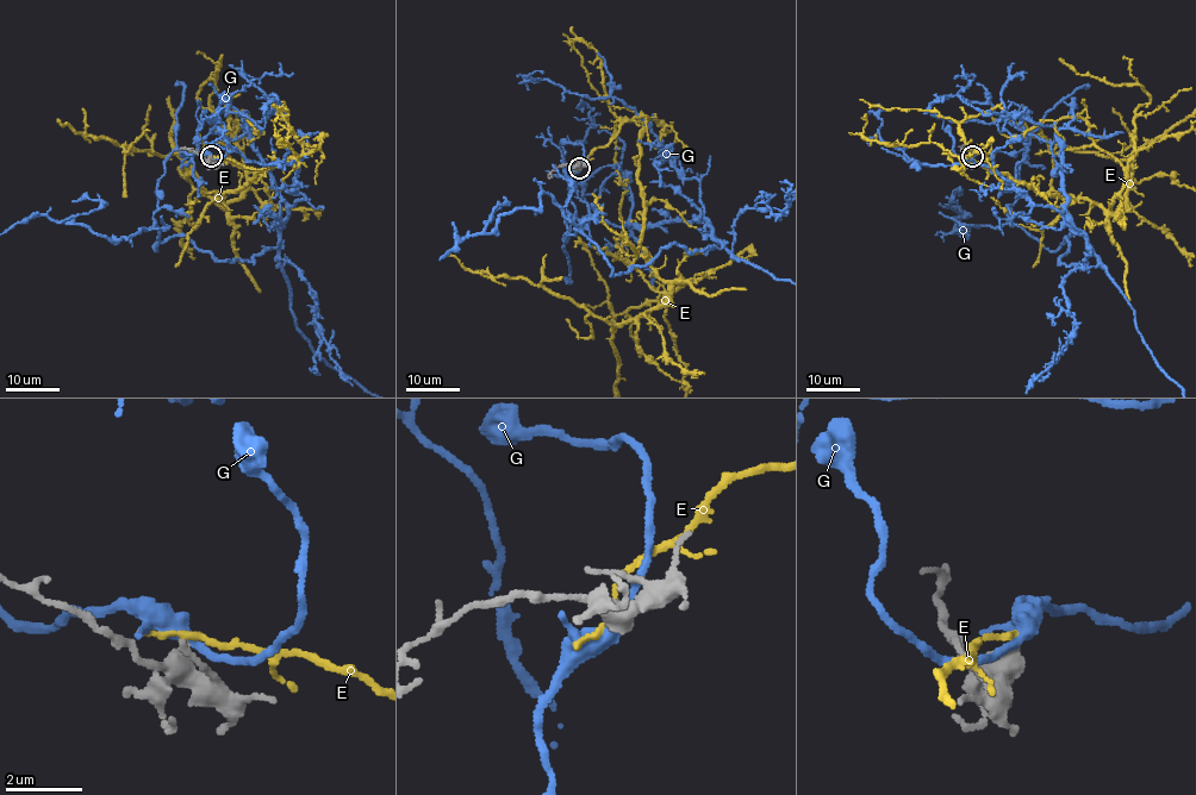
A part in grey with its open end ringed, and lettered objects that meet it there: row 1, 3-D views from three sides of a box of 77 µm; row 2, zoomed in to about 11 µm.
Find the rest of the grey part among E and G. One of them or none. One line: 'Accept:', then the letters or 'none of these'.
Accept: none of these

